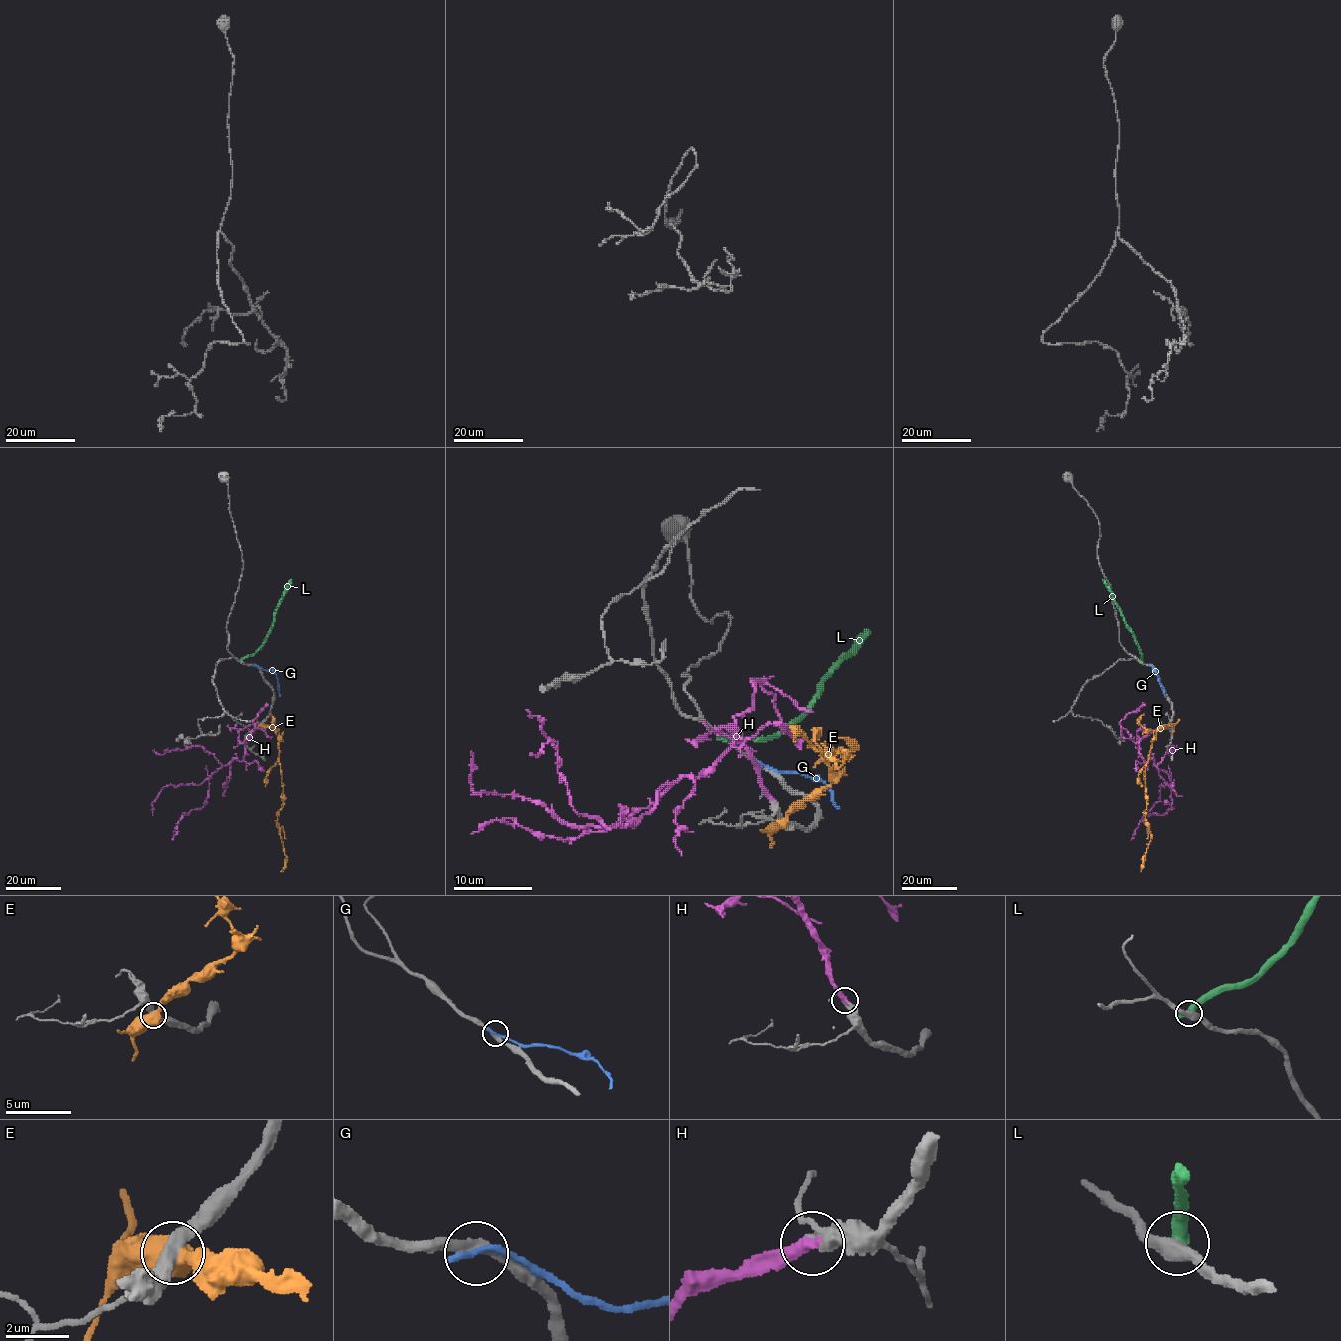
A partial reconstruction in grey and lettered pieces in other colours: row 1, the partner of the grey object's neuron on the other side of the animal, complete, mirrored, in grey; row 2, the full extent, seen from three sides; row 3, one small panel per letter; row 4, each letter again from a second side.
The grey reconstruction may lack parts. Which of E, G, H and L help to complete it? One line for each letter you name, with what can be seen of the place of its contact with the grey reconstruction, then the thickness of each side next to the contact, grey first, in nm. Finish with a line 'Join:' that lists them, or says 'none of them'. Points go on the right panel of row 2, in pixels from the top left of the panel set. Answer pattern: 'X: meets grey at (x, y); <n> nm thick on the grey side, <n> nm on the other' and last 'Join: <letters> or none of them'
H: meets grey at (1161, 728); 360 nm thick on the grey side, 440 nm on the other
Join: H

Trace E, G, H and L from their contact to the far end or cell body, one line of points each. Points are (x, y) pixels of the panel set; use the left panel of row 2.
E: (261, 724), (272, 726), (278, 732), (278, 762), (283, 803), (277, 822), (285, 855), (285, 867), (281, 872)
G: (254, 665), (274, 673), (281, 696)
H: (256, 728), (246, 739), (244, 758), (232, 759), (211, 775), (205, 804), (182, 814), (171, 840)
L: (240, 661), (261, 645), (291, 579)

